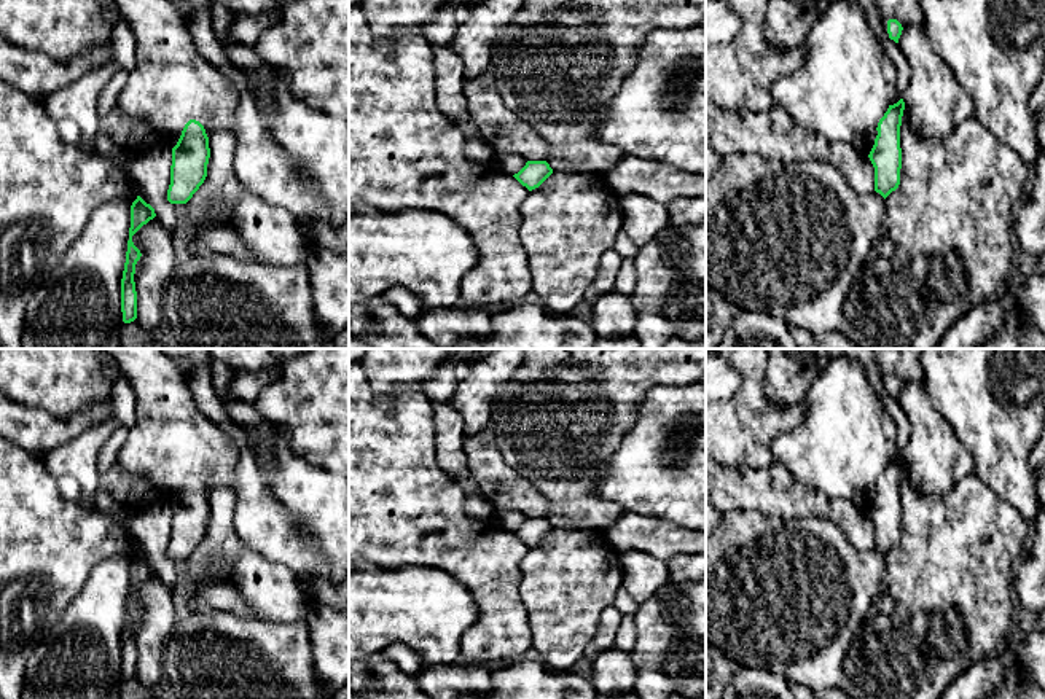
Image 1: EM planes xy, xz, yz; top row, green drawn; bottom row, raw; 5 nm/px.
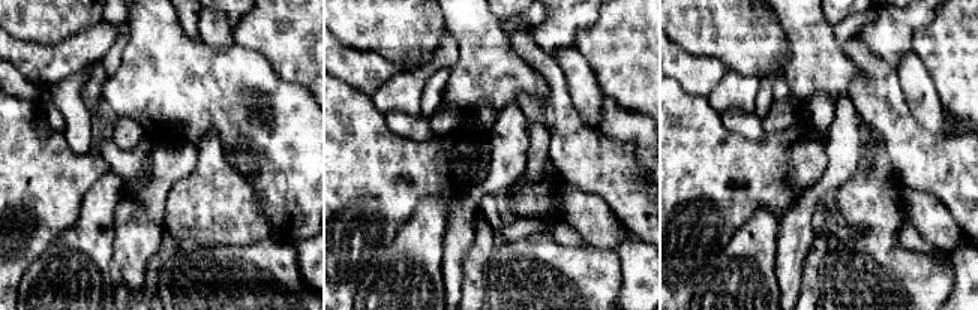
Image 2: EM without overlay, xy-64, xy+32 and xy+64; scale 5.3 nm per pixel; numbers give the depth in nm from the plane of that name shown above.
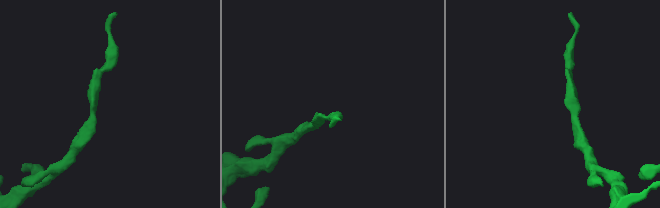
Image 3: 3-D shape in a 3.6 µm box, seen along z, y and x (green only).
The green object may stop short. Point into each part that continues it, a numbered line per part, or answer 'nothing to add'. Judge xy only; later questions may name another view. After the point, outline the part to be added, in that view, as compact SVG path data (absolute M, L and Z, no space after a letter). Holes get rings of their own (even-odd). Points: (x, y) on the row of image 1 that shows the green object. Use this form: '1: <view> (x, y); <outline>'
nothing to add

